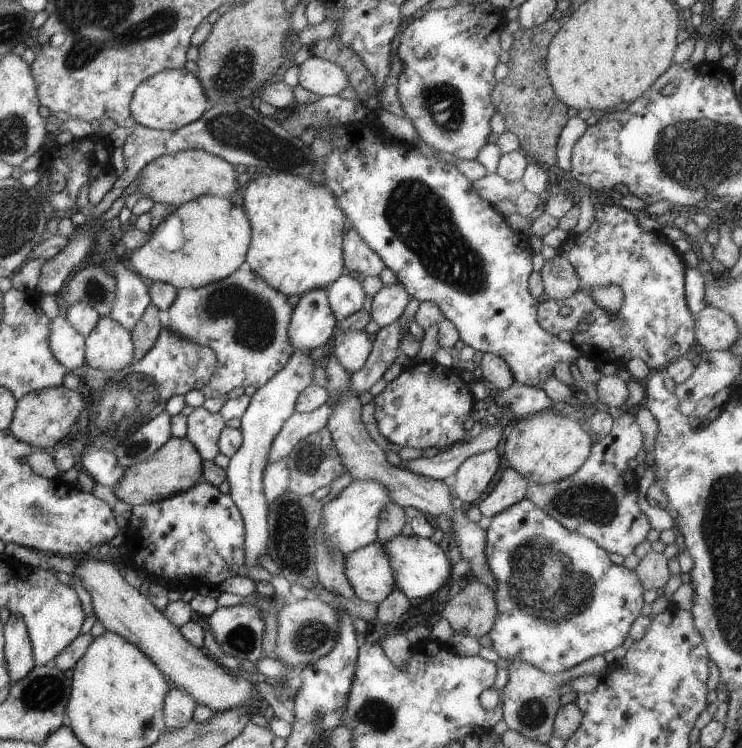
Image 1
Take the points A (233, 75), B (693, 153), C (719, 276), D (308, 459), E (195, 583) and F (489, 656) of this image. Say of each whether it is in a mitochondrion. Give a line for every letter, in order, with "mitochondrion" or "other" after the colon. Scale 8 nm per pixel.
A: mitochondrion
B: mitochondrion
C: other
D: mitochondrion
E: other
F: other

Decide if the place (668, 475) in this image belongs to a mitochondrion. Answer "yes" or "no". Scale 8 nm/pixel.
no

